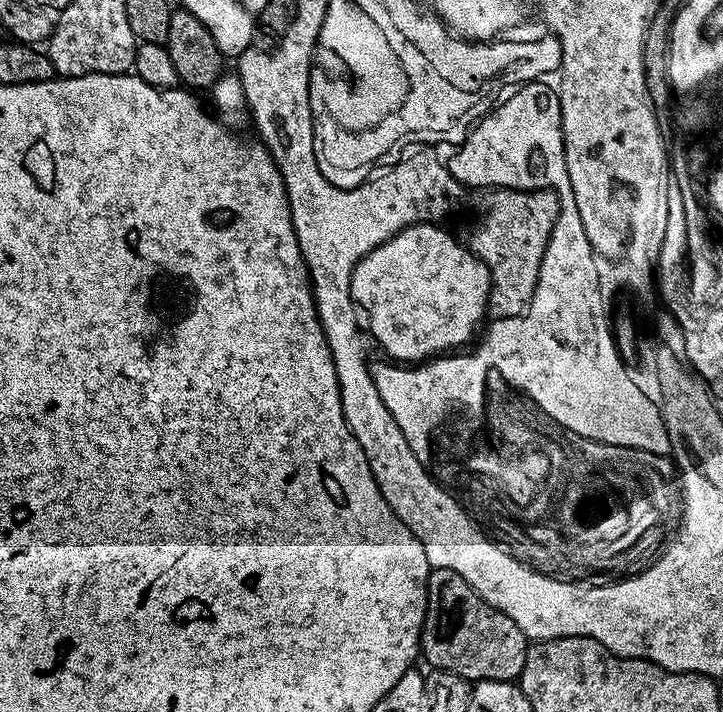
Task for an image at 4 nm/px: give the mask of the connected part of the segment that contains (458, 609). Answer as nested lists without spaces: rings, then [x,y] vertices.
[[[433,568],[428,573],[428,609],[424,619],[424,628],[420,632],[420,647],[423,659],[428,659],[433,669],[442,672],[453,672],[469,682],[481,680],[515,681],[520,675],[528,653],[528,637],[518,630],[514,618],[506,618],[502,610],[490,606],[462,578],[449,568]]]

